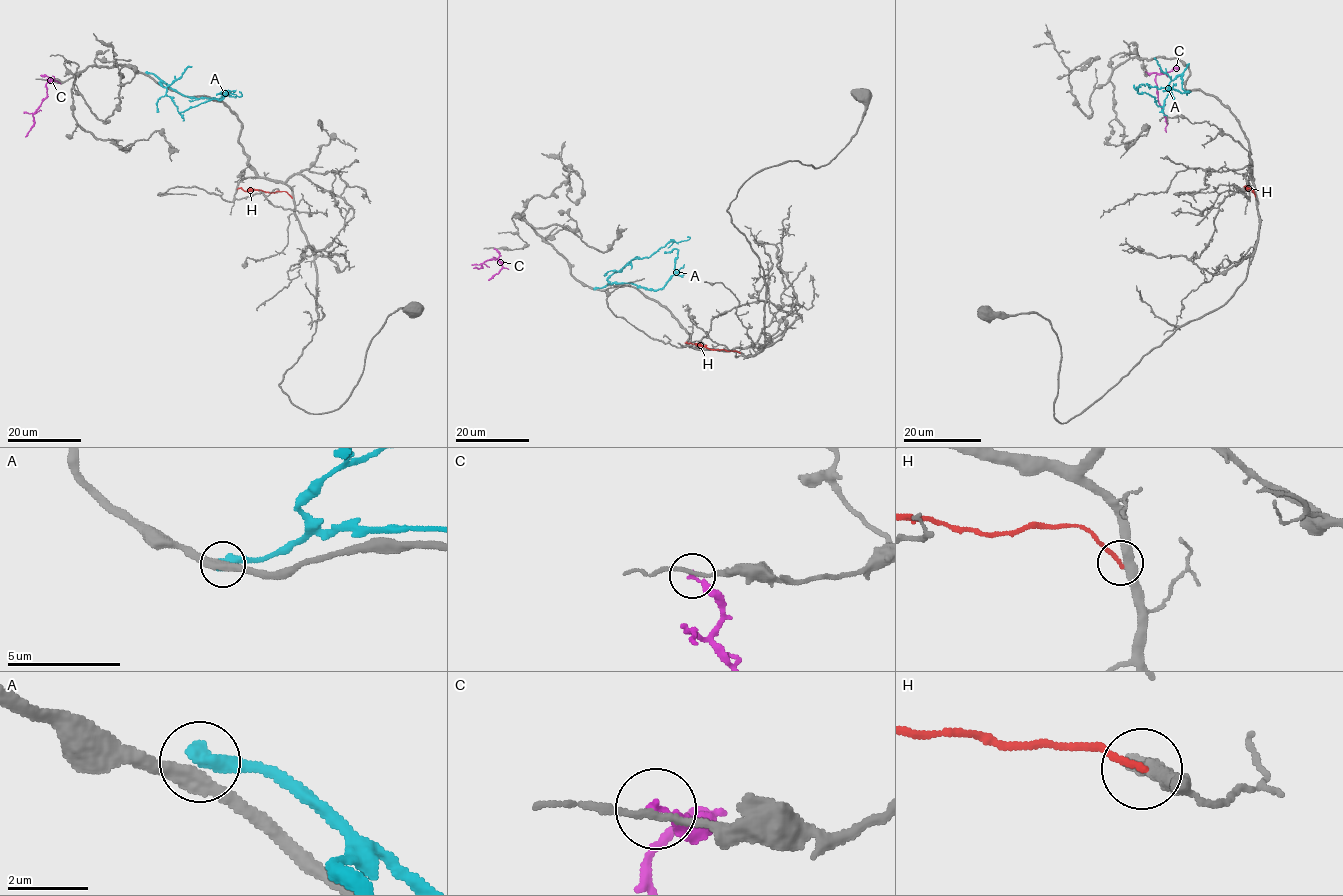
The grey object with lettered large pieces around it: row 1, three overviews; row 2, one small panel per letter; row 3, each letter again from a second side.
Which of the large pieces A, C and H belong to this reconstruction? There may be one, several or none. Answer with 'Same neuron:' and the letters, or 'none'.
Same neuron: none

